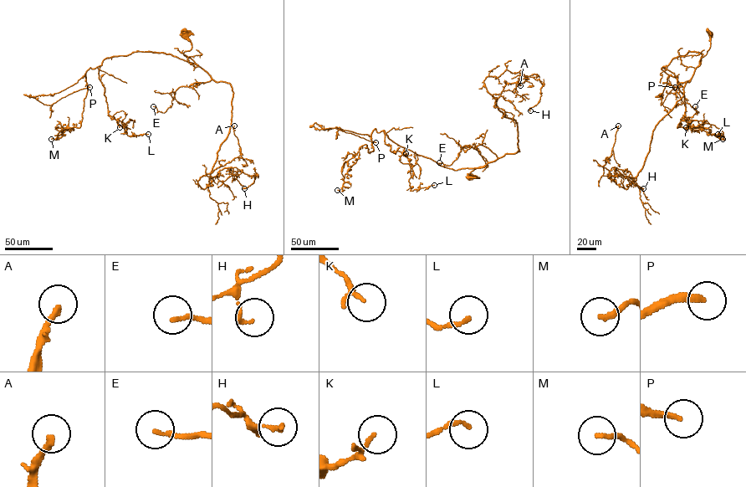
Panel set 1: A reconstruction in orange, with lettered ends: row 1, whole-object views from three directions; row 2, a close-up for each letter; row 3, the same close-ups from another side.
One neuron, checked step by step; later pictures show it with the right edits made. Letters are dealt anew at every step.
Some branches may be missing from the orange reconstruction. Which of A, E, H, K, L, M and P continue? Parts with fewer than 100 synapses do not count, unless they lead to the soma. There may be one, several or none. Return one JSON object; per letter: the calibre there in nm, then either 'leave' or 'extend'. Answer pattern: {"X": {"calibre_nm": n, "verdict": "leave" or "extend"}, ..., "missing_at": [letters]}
{"A": {"calibre_nm": 240, "verdict": "leave"}, "E": {"calibre_nm": 170, "verdict": "leave"}, "H": {"calibre_nm": 160, "verdict": "leave"}, "K": {"calibre_nm": 100, "verdict": "leave"}, "L": {"calibre_nm": 180, "verdict": "leave"}, "M": {"calibre_nm": 190, "verdict": "leave"}, "P": {"calibre_nm": 240, "verdict": "extend"}, "missing_at": ["P"]}

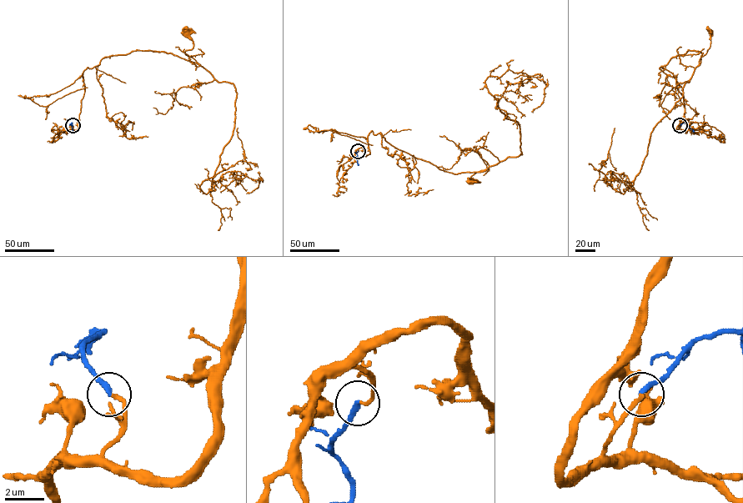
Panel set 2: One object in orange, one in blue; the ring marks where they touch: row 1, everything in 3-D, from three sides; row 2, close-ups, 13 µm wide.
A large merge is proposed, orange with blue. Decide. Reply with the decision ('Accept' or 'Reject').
Accept

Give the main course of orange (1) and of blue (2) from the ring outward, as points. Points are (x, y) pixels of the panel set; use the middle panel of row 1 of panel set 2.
1: (358, 151), (369, 154), (368, 135), (380, 133), (440, 169), (483, 170), (470, 183)
2: (358, 151), (358, 165)

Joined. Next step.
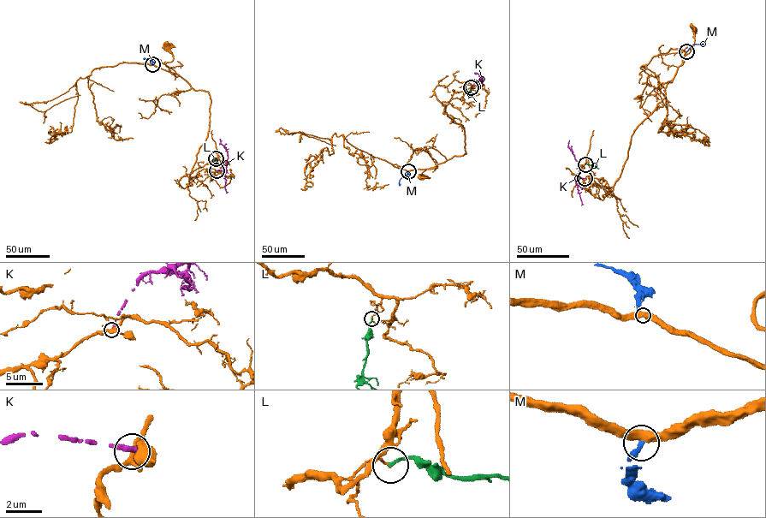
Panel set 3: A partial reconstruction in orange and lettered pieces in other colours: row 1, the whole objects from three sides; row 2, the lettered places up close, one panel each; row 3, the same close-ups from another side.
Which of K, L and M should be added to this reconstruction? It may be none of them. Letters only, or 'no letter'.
no letter

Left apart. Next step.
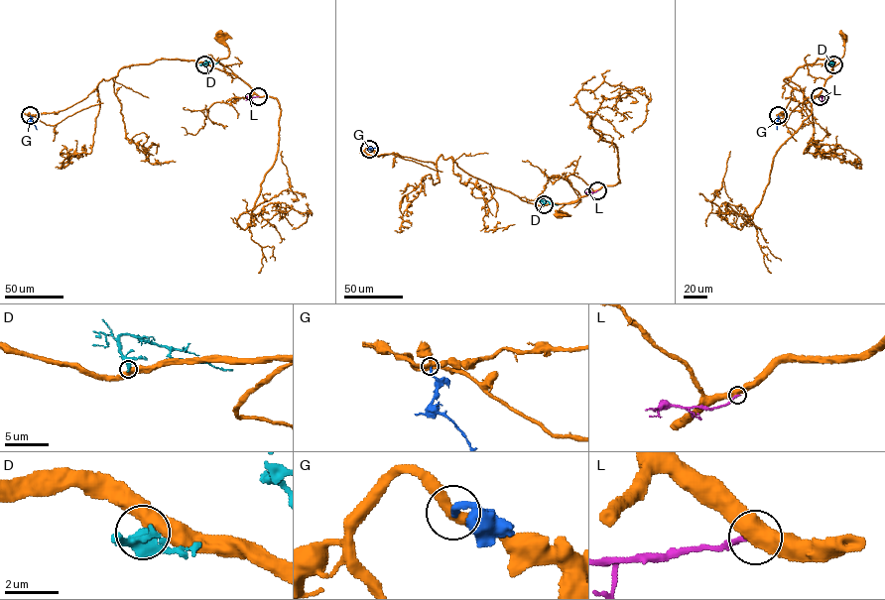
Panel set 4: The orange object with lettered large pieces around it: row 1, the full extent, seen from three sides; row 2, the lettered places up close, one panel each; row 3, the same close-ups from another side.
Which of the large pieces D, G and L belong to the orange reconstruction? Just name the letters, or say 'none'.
none

